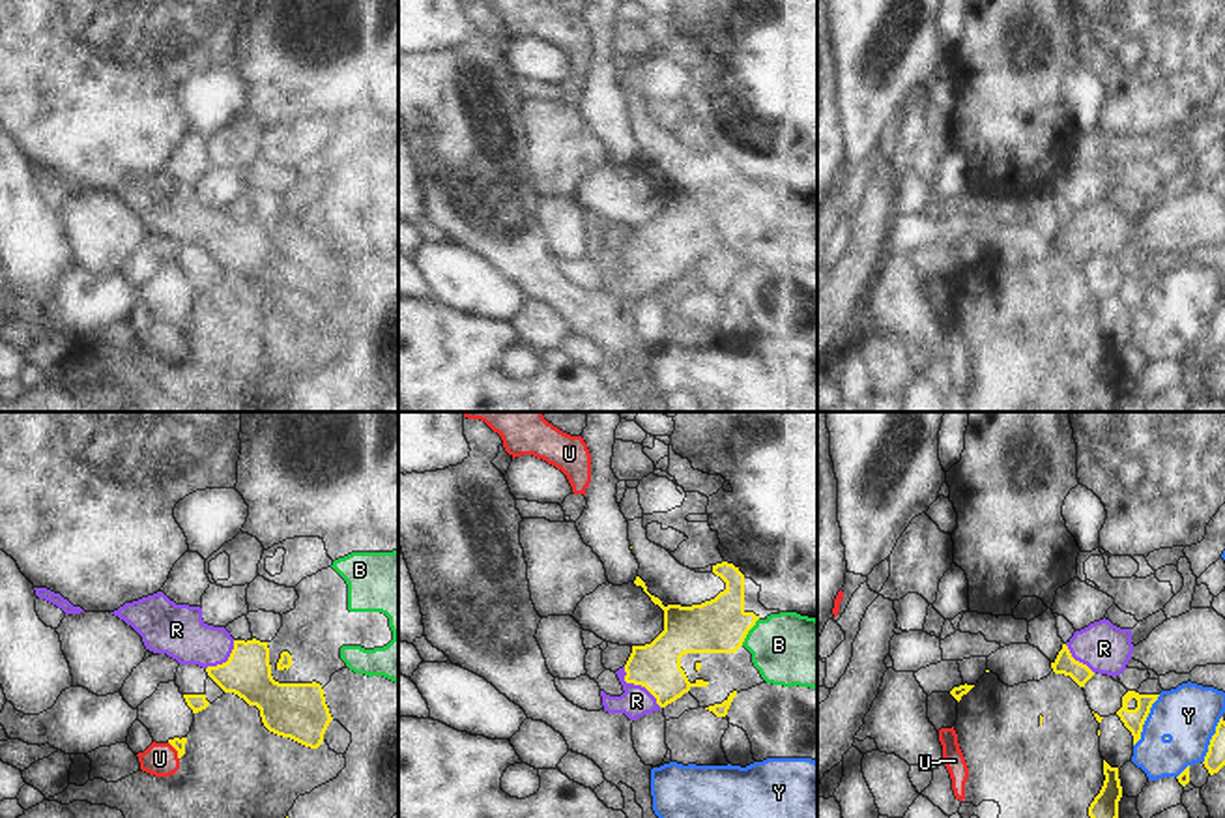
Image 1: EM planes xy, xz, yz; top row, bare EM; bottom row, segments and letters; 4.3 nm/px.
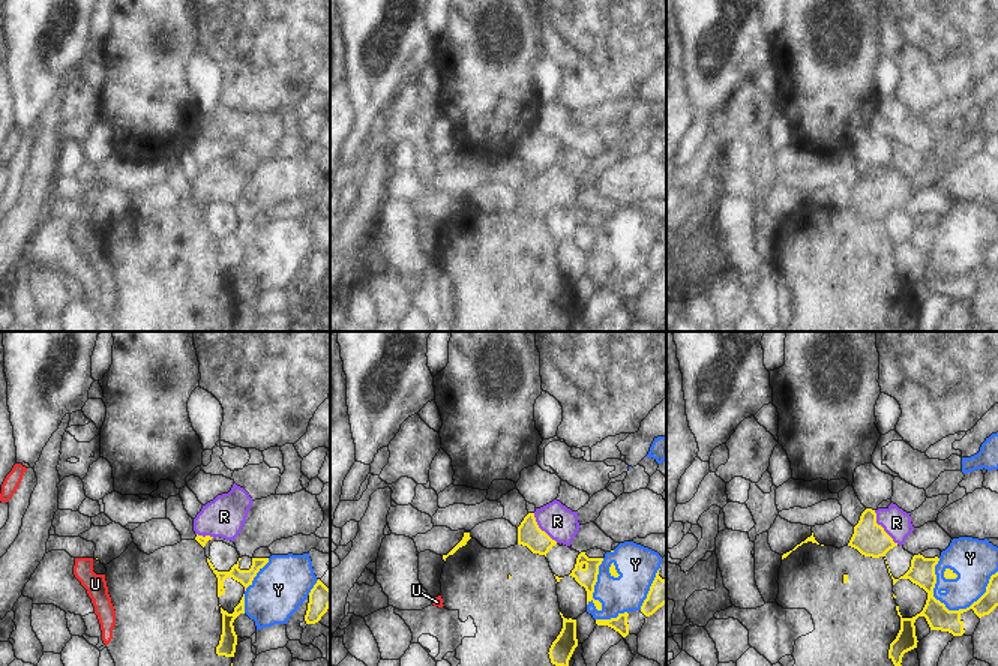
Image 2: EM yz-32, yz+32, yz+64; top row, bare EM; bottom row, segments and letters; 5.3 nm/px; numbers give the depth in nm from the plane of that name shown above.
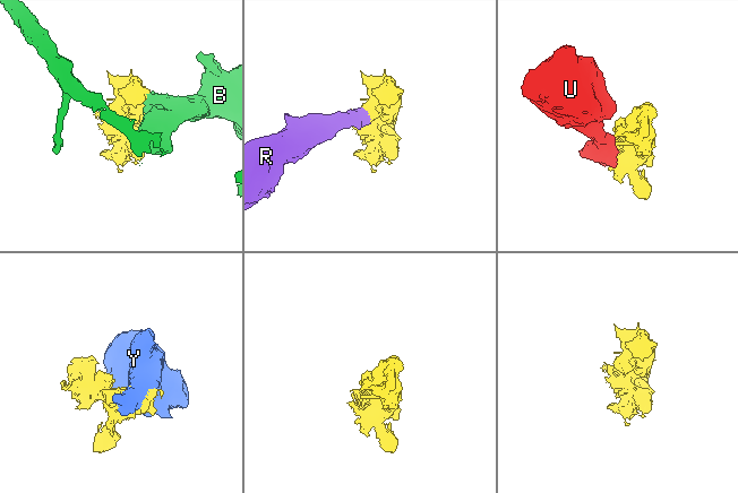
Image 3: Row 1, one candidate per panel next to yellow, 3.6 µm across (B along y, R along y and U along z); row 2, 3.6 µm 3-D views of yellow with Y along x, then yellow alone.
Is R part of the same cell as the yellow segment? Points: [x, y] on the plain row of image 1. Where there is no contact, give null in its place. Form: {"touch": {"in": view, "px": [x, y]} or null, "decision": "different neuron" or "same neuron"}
{"touch": {"in": "xz", "px": [638, 264]}, "decision": "same neuron"}

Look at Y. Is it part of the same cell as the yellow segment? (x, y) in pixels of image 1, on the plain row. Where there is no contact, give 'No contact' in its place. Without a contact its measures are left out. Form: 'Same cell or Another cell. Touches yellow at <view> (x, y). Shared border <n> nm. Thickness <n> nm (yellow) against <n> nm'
Another cell. Touches yellow at yz (1145, 300). Shared border 260 nm. Thickness 90 nm (yellow) against 260 nm.

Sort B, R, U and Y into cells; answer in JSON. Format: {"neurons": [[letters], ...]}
{"neurons": [["B"], ["R"], ["U"], ["Y"]]}

